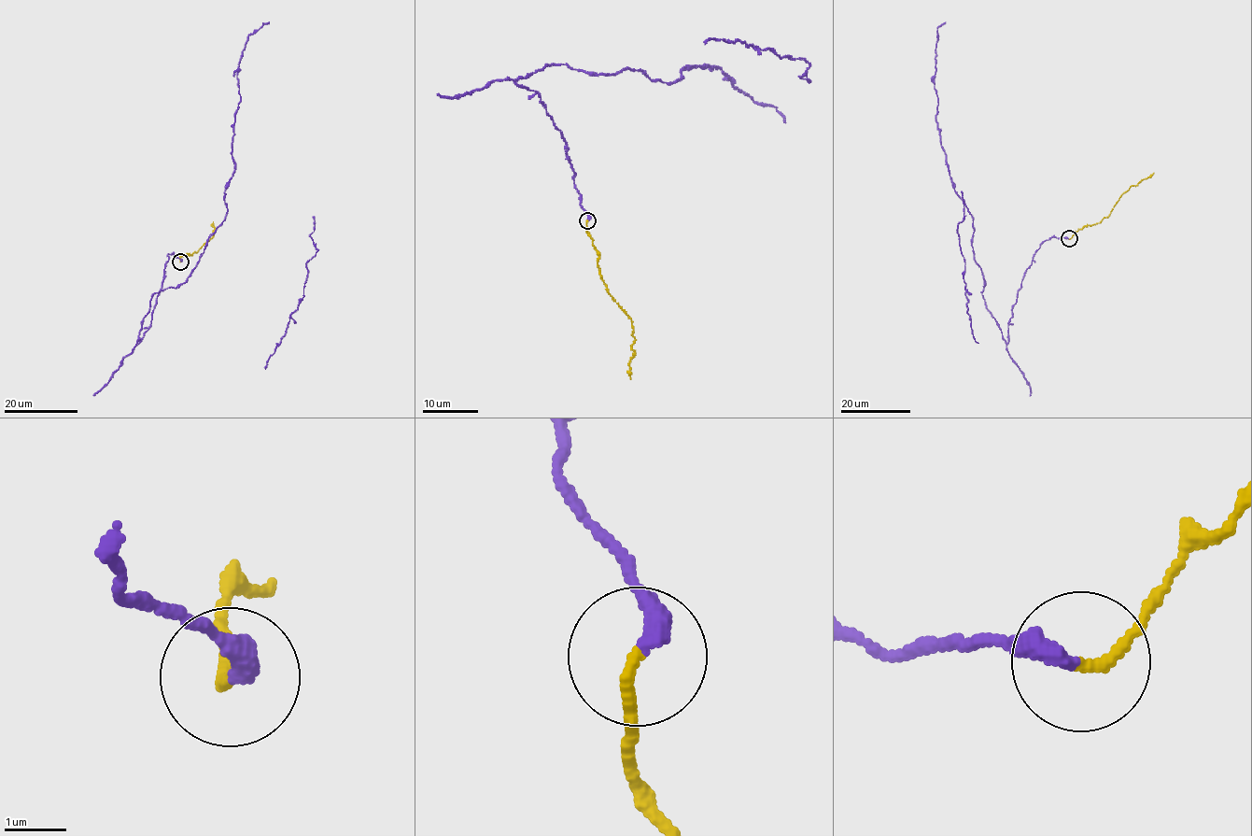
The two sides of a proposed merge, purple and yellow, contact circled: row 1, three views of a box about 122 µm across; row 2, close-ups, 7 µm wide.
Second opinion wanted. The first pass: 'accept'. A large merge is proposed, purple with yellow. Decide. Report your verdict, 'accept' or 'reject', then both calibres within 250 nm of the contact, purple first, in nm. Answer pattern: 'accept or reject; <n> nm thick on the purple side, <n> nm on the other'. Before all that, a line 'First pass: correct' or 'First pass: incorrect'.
First pass: correct
accept; 320 nm thick on the purple side, 170 nm on the other

